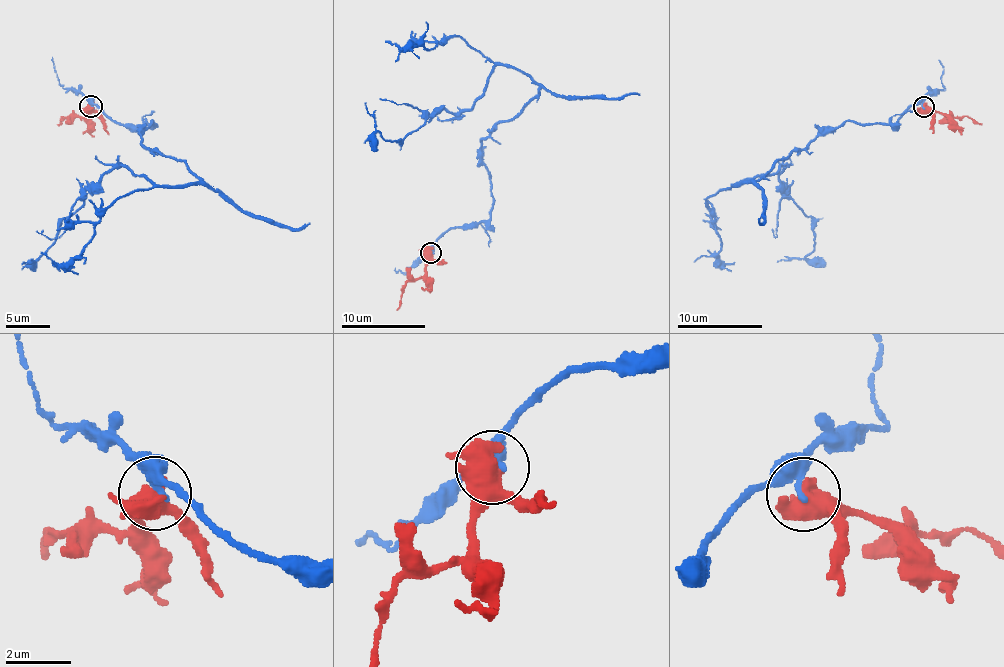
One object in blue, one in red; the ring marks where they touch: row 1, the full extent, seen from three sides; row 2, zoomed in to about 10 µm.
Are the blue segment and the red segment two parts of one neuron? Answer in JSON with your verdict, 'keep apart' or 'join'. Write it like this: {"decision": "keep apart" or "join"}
{"decision": "keep apart"}

